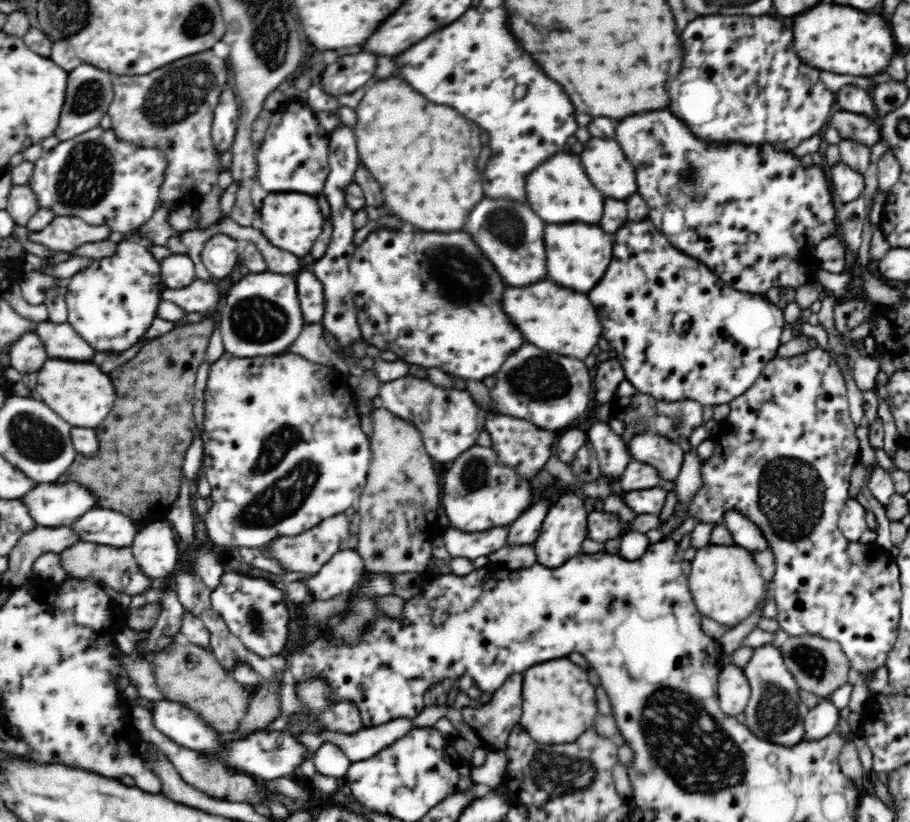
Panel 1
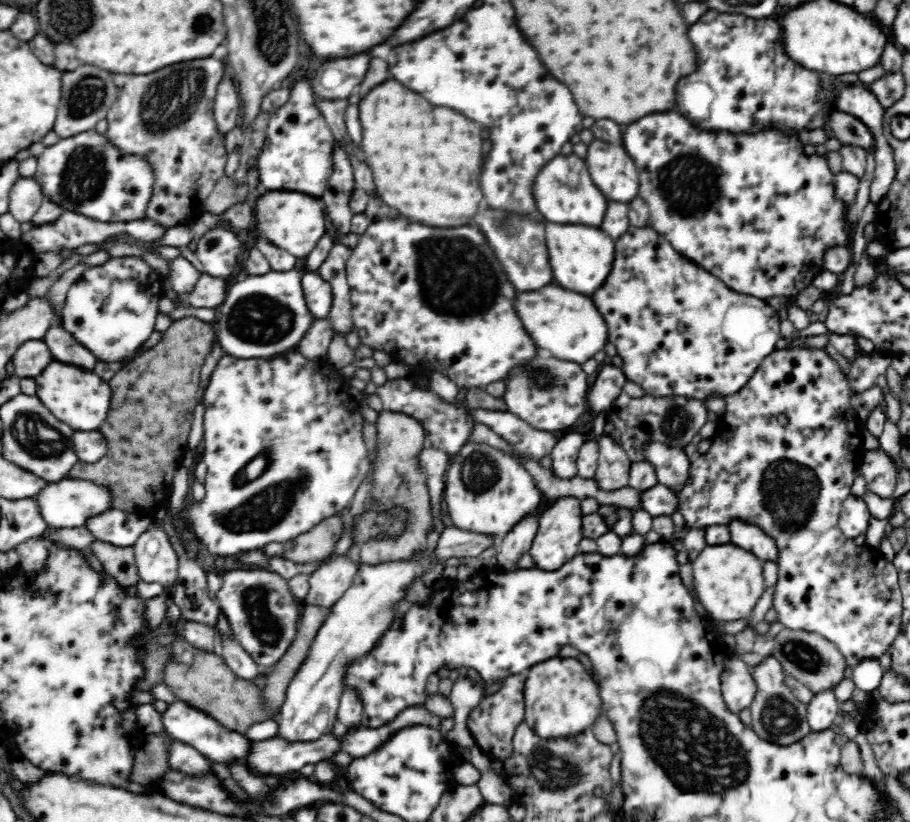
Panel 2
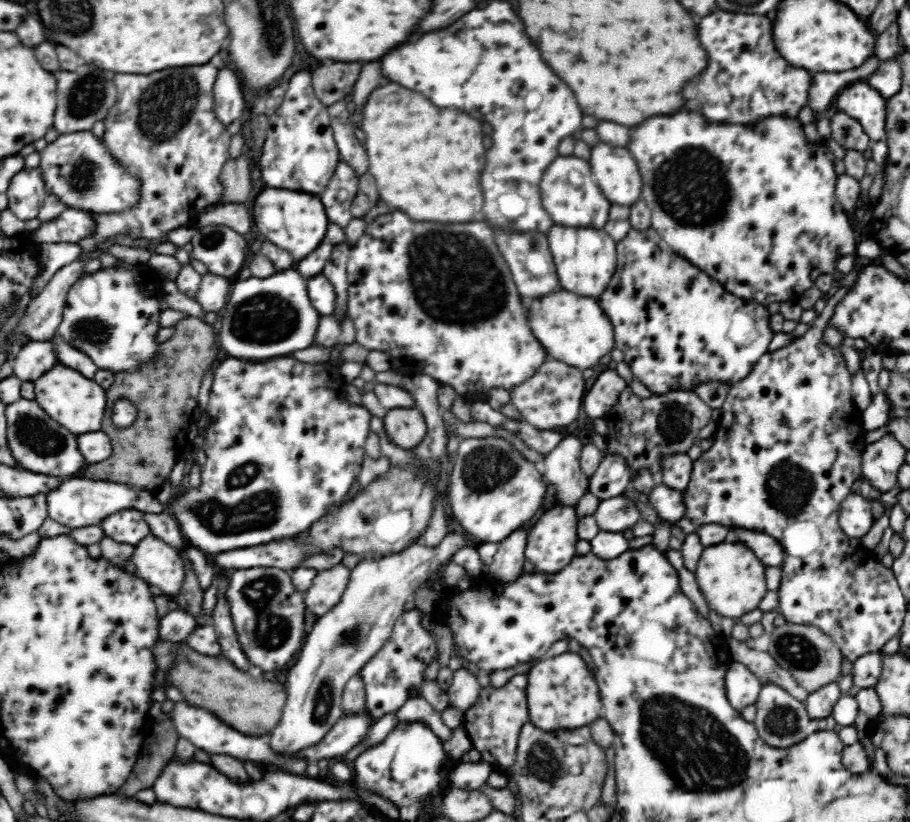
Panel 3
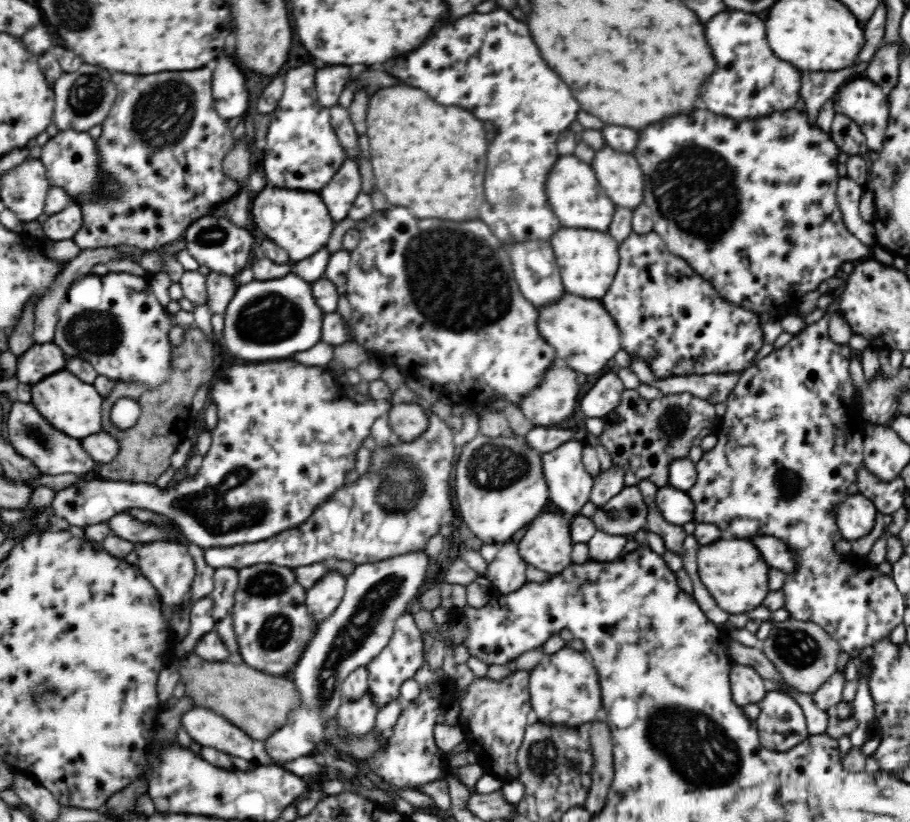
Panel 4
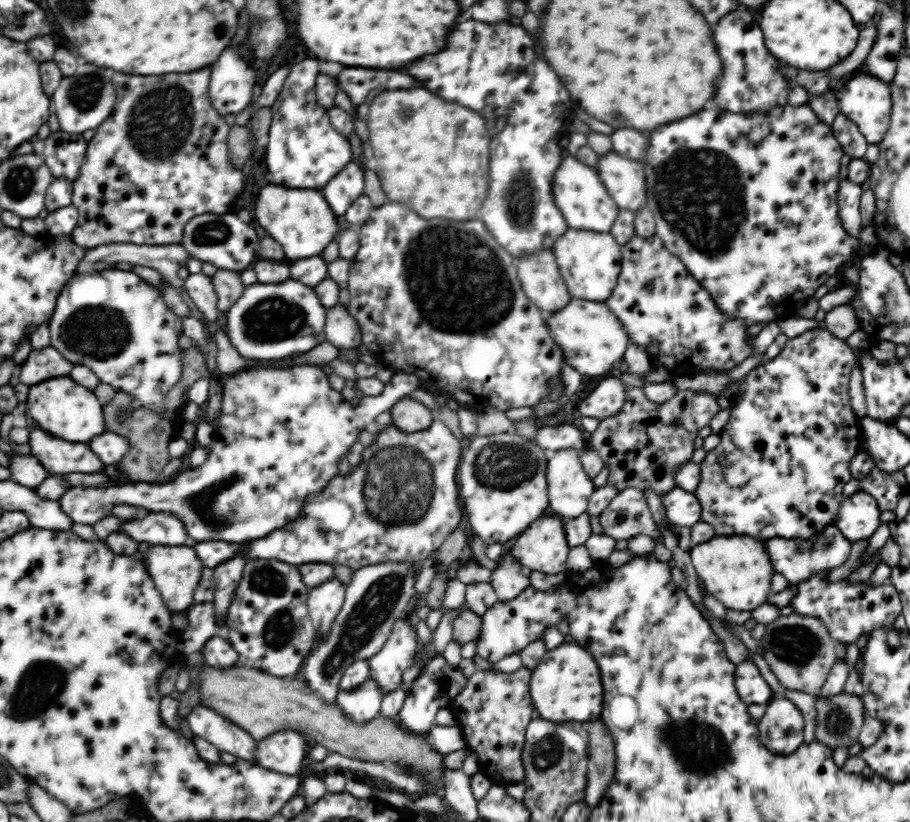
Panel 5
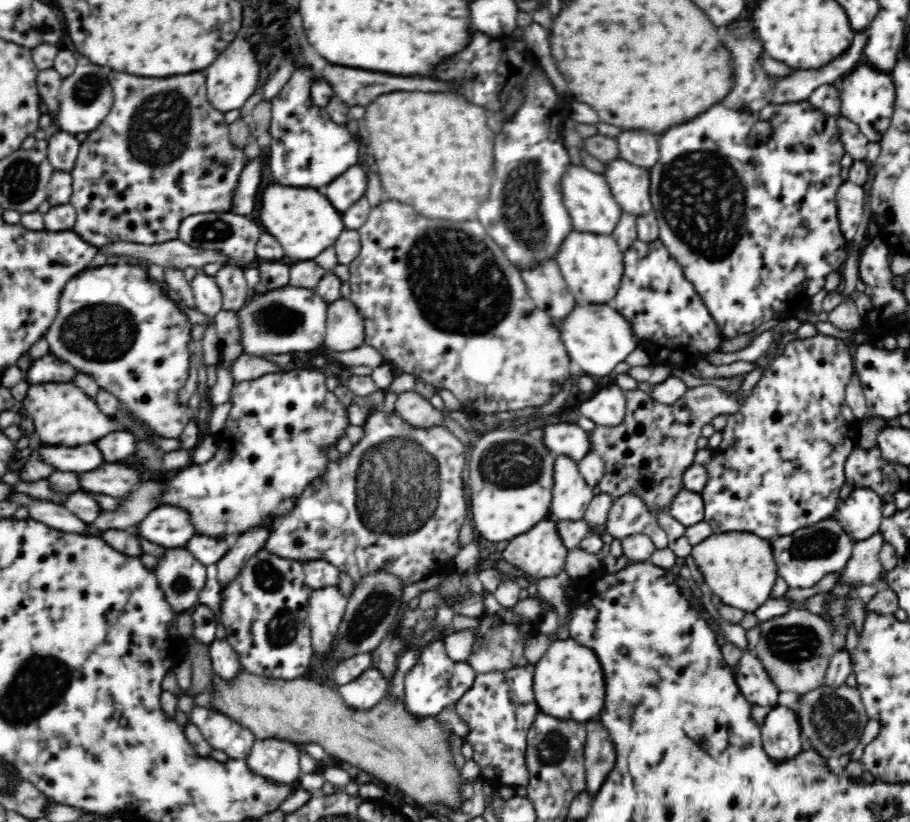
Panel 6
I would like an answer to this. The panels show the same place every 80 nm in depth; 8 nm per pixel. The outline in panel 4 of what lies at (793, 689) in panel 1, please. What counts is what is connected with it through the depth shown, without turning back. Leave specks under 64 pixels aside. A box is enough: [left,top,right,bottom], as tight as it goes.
[755,688,809,752]

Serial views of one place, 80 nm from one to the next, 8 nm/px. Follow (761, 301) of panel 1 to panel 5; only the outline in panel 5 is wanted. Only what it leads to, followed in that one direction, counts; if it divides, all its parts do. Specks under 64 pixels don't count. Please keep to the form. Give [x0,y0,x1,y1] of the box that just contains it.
[605,235,752,374]

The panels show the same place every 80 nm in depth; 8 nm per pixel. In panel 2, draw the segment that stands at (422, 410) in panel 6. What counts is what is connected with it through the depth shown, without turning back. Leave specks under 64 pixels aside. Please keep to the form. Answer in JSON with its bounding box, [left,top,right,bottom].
[360,410,432,564]

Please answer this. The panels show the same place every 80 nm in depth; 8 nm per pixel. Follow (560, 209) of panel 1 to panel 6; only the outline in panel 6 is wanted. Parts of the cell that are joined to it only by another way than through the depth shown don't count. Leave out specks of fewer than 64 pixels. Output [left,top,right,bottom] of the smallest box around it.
[561,165,623,236]

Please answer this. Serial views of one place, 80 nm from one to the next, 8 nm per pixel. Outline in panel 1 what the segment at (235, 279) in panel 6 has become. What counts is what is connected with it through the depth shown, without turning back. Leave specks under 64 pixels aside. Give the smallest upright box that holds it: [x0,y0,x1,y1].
[161,279,224,313]

